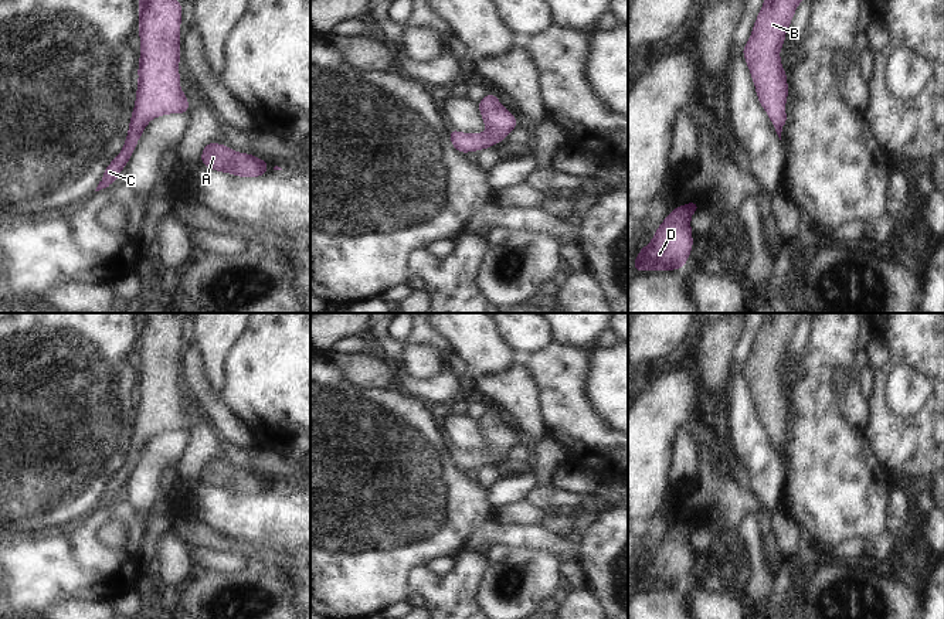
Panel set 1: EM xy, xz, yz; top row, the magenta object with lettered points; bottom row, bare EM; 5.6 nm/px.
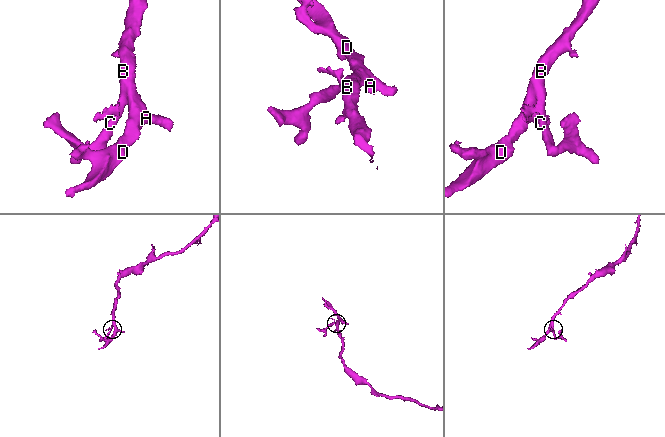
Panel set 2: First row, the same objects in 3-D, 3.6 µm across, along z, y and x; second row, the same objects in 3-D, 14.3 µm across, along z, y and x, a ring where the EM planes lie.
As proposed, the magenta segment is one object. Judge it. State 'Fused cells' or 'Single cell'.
Single cell.

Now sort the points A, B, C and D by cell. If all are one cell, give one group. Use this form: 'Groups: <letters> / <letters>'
Groups: A B C D.

